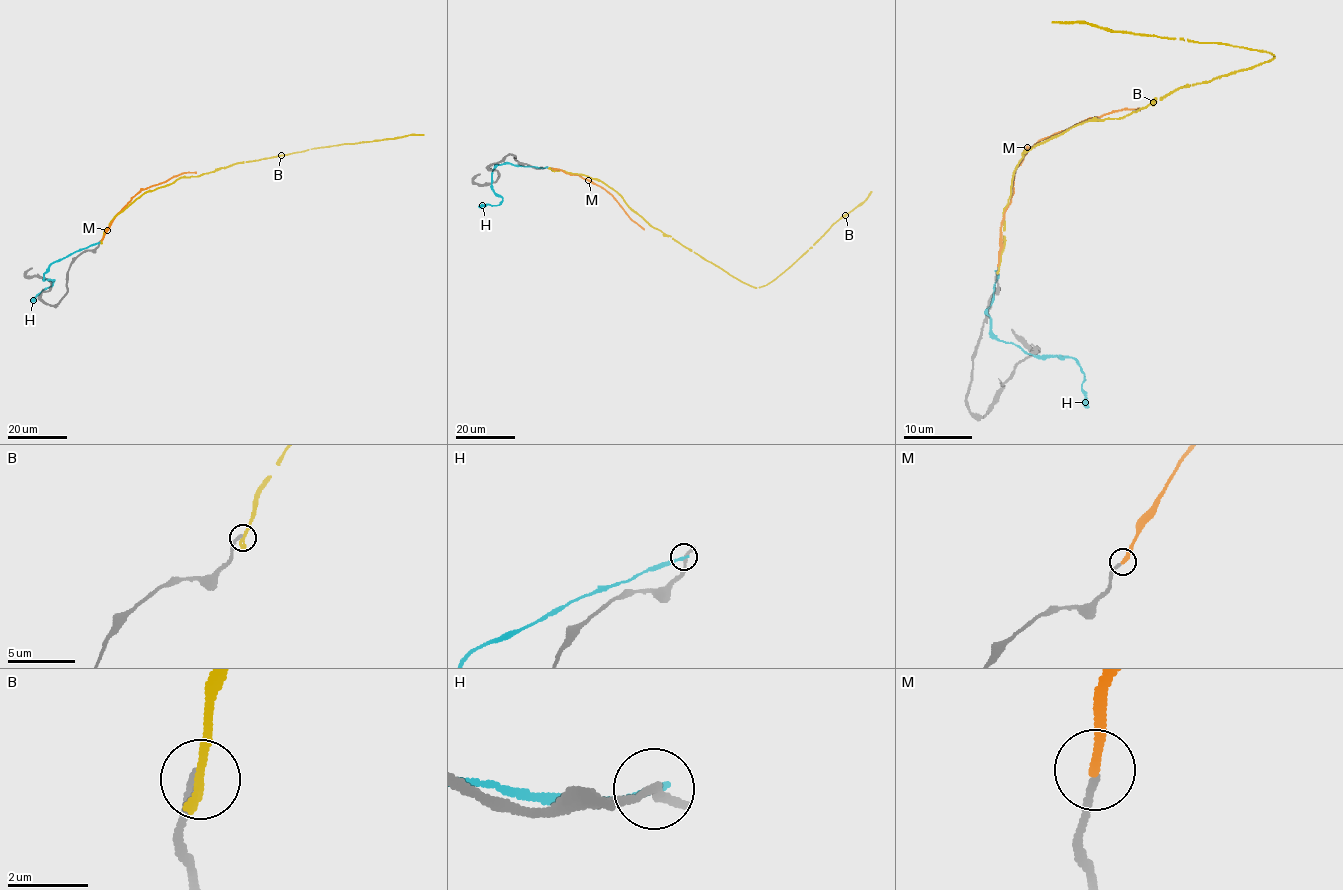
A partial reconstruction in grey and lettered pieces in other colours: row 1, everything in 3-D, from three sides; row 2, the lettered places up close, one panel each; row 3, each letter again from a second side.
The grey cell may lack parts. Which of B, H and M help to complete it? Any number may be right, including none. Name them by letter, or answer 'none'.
M

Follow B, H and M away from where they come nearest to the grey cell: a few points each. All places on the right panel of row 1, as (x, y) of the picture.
B: (999, 268), (1013, 171), (1027, 151), (1086, 121), (1113, 119), (1179, 87), (1248, 69), (1274, 55), (1051, 21)
H: (996, 271), (993, 303), (987, 308), (991, 332), (1036, 356), (1067, 356), (1075, 361), (1084, 373), (1088, 408)
M: (998, 265), (1005, 209), (1012, 199), (1013, 173), (1022, 157), (1039, 140), (1105, 114), (1139, 107)

